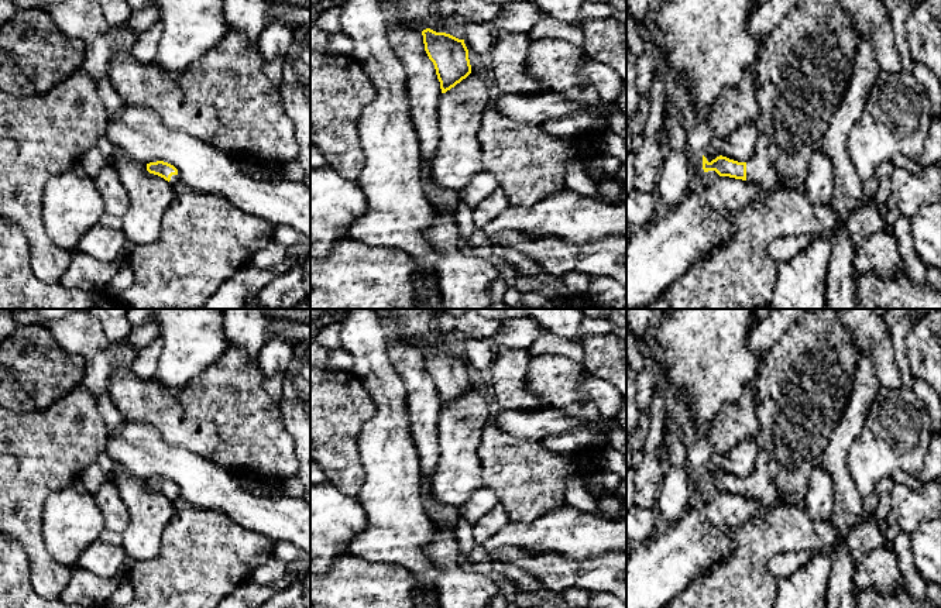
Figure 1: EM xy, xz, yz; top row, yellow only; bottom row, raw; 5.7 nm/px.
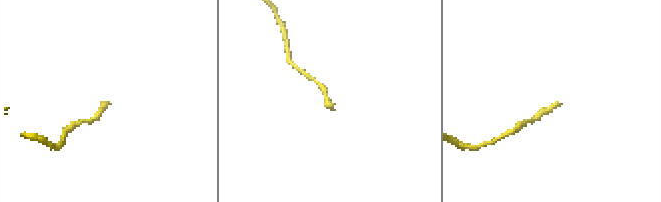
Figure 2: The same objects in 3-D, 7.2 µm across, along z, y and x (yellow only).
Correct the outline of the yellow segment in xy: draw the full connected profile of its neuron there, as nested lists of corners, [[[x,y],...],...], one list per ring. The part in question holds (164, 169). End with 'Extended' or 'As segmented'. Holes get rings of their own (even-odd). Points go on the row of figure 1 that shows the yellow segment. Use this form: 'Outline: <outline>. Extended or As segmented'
Outline: [[[164,161],[150,162],[150,164],[147,164],[147,171],[150,174],[164,178],[172,186],[175,186],[176,183],[181,182],[181,178],[178,175],[178,169],[168,162],[164,162]]]. Extended

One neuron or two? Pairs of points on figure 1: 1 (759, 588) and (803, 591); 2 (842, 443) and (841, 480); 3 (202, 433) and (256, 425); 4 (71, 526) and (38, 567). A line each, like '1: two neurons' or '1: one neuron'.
1: two neurons
2: one neuron
3: two neurons
4: two neurons

